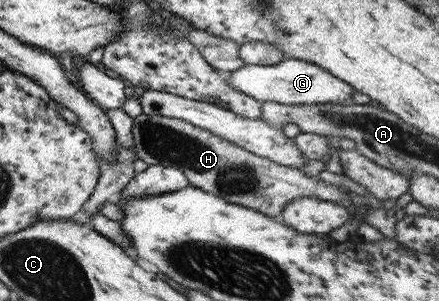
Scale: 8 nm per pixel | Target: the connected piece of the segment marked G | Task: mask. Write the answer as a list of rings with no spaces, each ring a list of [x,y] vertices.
[[[286,58],[273,65],[243,64],[237,71],[224,74],[227,84],[259,103],[275,101],[281,104],[346,103],[355,90],[345,81],[321,69],[313,62]]]

